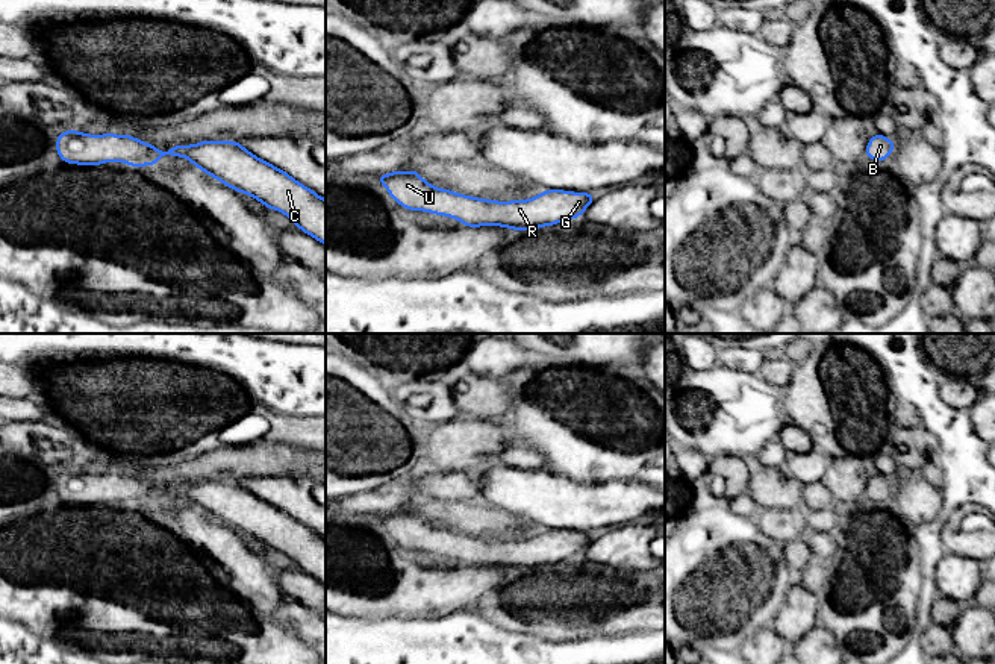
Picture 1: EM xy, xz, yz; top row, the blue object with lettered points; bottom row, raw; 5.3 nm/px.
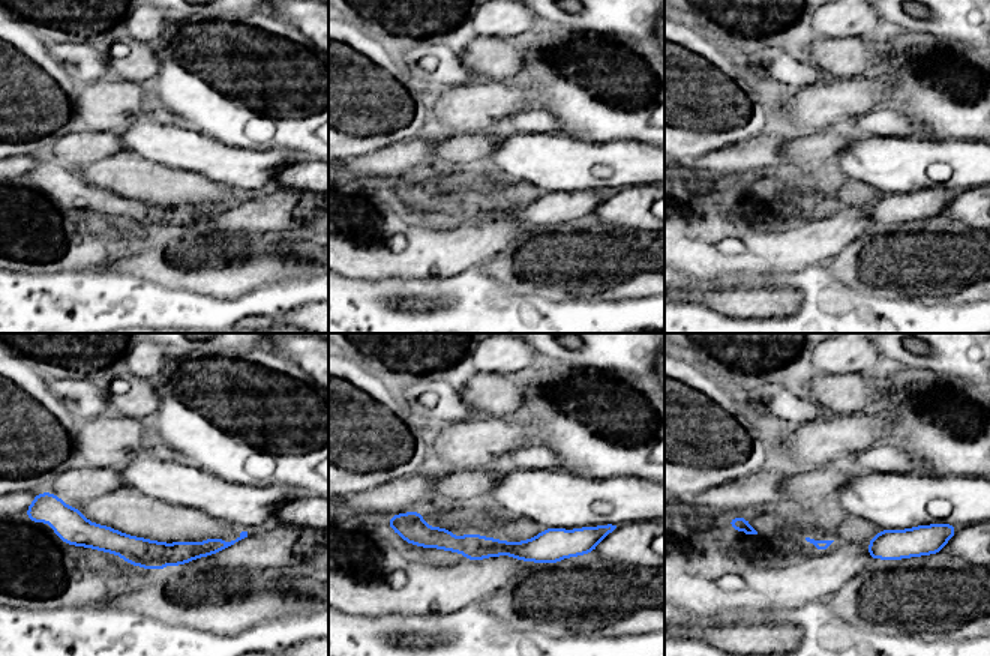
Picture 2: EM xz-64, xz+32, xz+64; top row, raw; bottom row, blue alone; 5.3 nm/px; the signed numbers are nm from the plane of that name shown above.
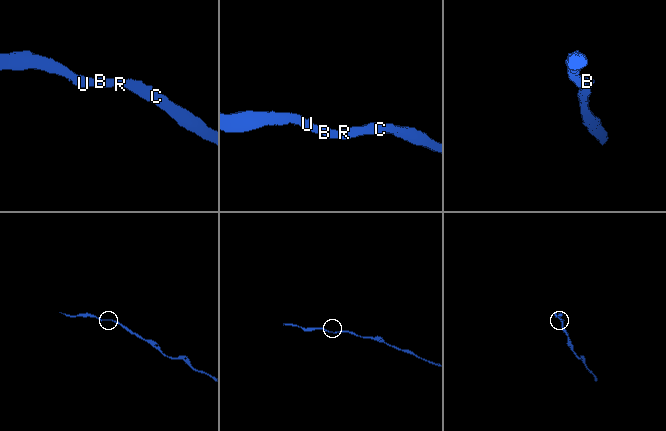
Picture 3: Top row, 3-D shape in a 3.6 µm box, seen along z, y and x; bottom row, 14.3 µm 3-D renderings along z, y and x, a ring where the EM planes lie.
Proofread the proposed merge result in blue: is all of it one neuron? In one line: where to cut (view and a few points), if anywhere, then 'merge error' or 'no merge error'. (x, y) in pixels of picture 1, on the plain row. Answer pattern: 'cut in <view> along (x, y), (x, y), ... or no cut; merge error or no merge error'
no cut; no merge error

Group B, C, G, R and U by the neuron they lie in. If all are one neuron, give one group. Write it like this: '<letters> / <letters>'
B C G R U

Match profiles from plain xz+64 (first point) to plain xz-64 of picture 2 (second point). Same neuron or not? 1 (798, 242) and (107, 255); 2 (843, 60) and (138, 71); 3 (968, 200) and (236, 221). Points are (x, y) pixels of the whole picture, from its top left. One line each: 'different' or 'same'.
1: same
2: same
3: same

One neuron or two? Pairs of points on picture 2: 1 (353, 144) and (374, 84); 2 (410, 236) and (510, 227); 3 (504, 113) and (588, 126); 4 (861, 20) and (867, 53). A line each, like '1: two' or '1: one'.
1: one
2: one
3: two
4: two

